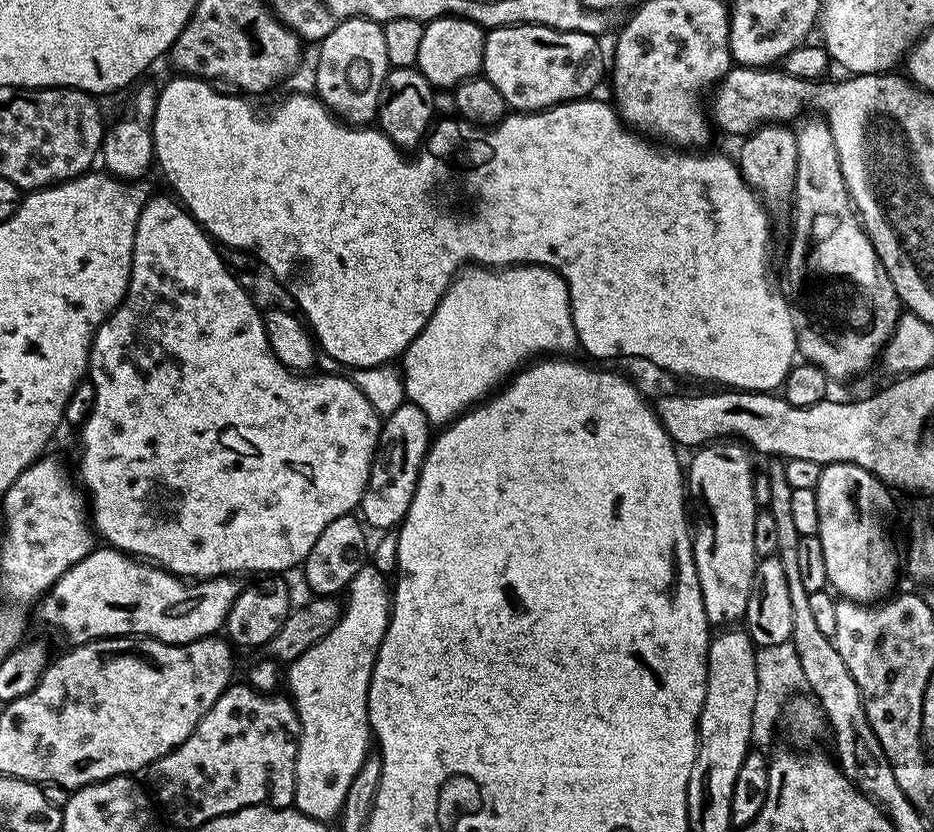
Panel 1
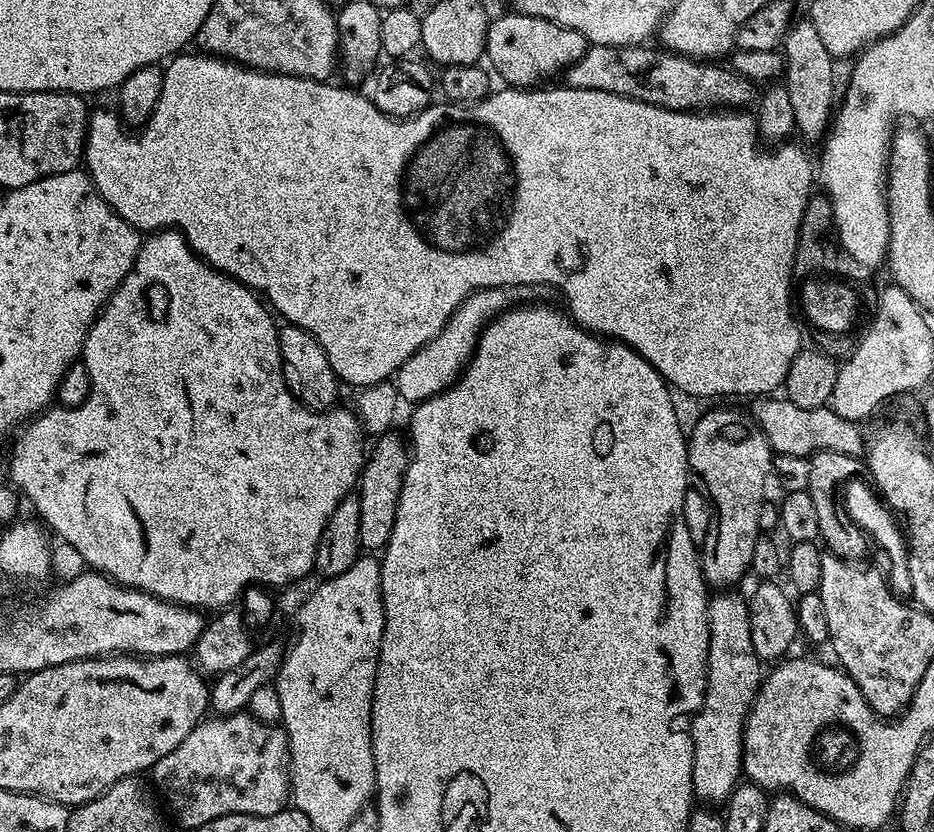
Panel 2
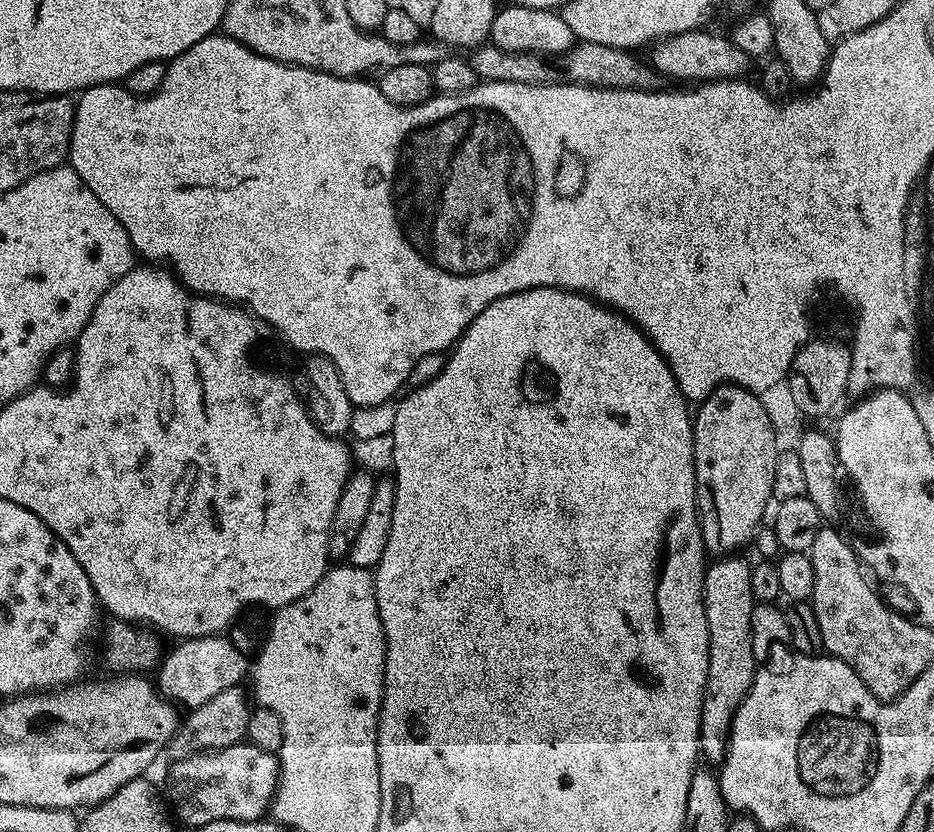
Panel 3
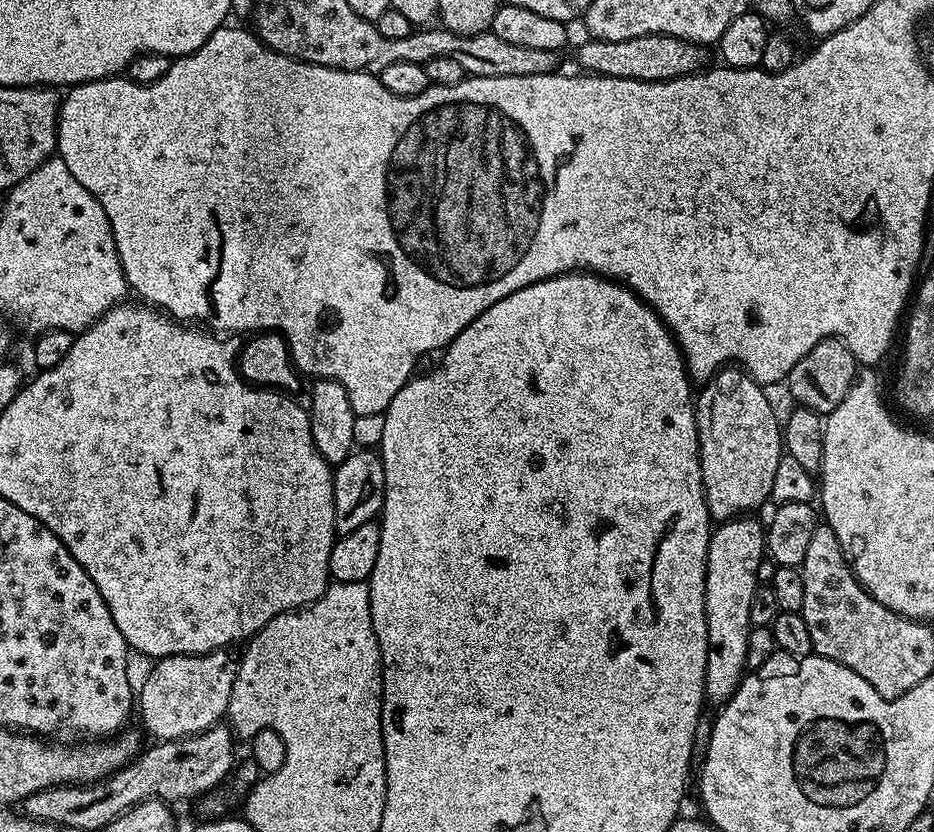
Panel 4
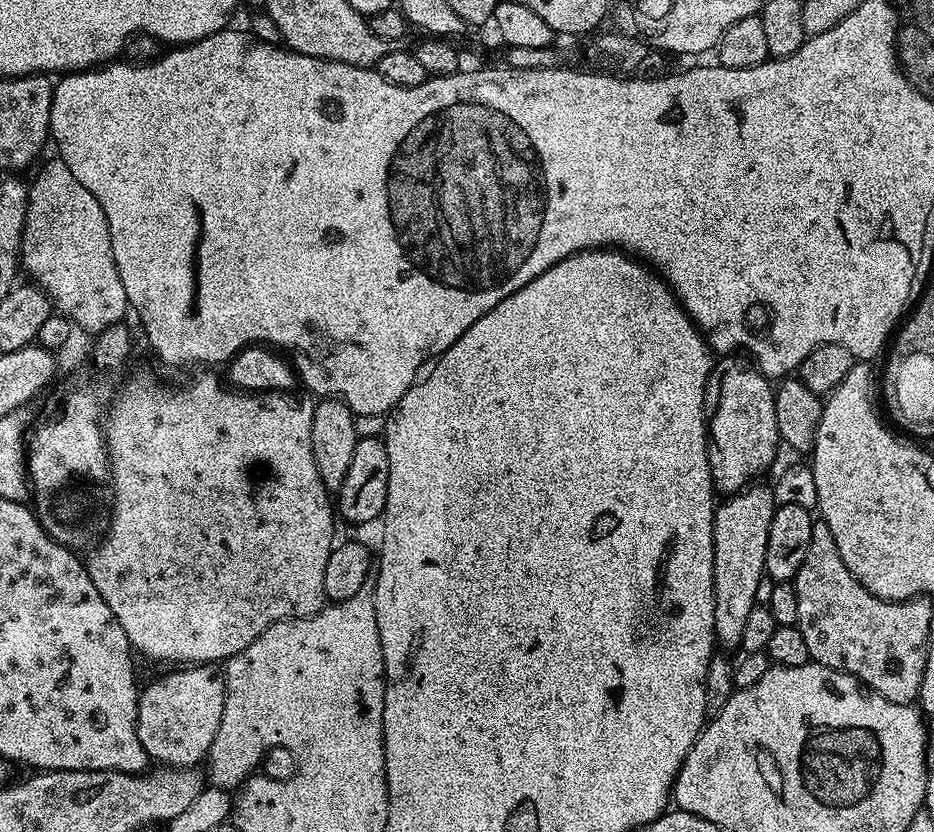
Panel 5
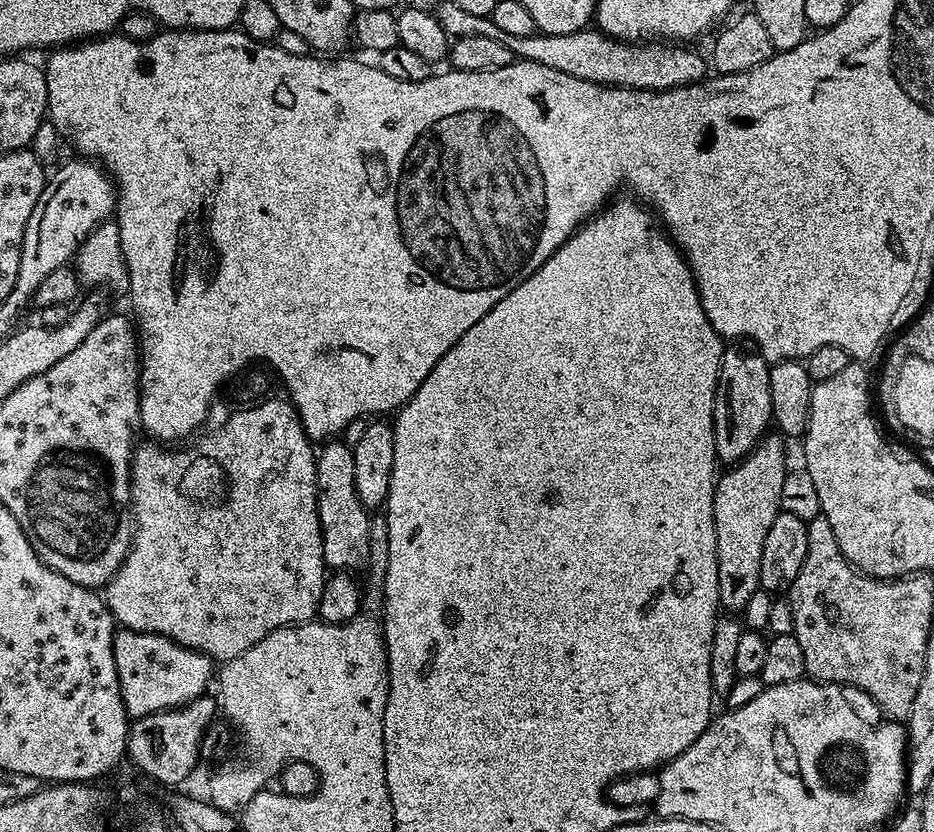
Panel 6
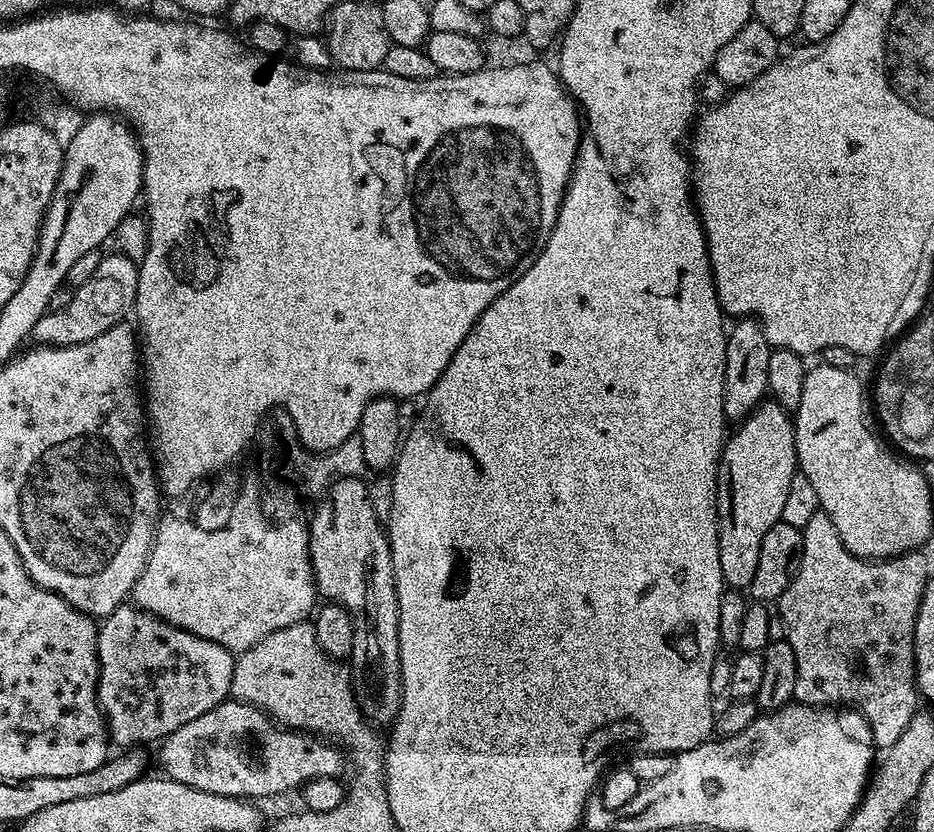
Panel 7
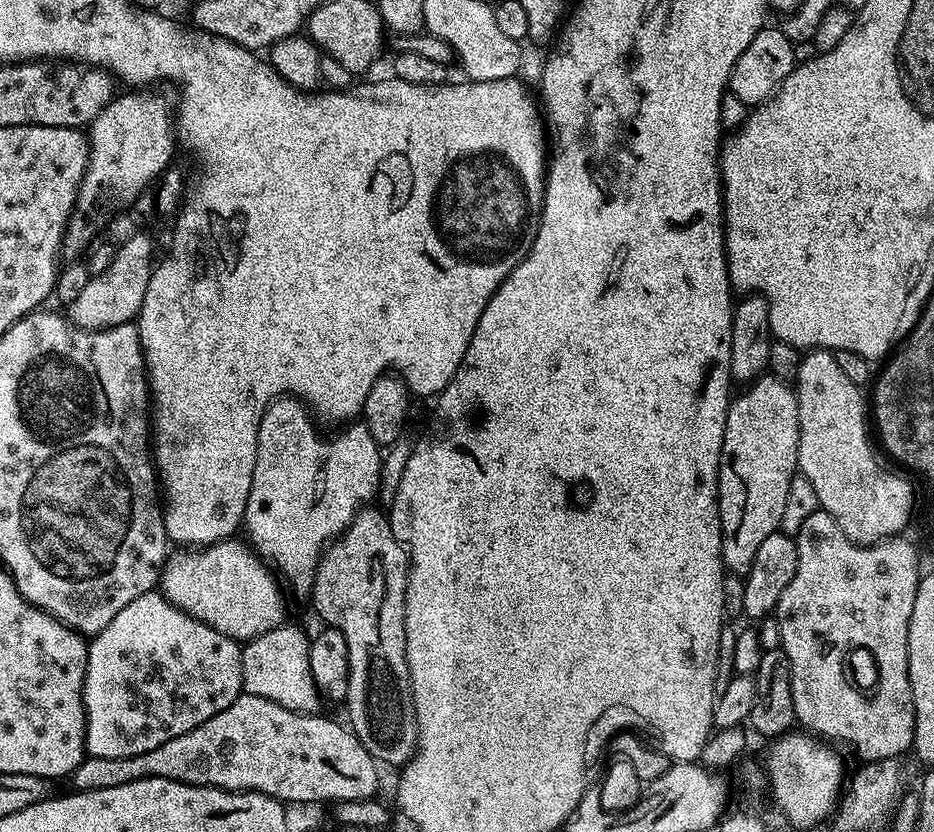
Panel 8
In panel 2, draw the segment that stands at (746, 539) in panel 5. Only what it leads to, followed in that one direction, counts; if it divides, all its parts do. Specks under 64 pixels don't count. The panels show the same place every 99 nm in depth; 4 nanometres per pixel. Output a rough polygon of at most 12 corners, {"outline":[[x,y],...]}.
{"outline":[[748,600],[708,602],[708,681],[691,717],[692,794],[742,780],[762,661]]}

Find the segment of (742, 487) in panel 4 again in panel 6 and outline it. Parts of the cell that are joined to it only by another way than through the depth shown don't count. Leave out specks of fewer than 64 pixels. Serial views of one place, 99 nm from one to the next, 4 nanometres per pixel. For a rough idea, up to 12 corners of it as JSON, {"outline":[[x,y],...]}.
{"outline":[[725,347],[714,402],[716,459],[755,450],[772,419],[769,361]]}

